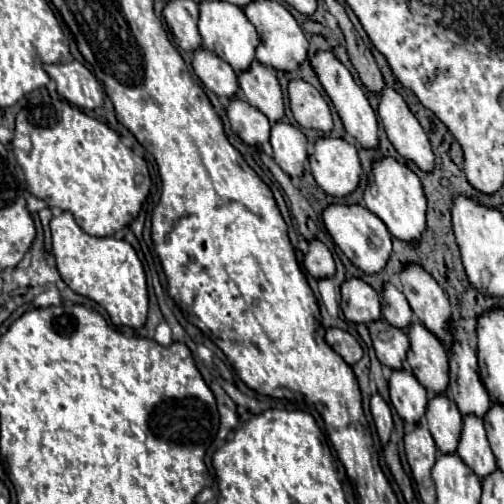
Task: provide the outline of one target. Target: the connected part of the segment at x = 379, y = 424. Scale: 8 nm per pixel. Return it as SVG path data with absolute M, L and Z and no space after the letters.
M379 393L371 395L371 415L379 433L381 443L385 445L389 441L391 429L393 429L393 419L391 419L391 407L385 403L385 399Z

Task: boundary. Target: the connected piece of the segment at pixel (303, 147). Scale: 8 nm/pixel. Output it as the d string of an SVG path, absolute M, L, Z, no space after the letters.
M289 121L271 125L273 159L287 175L301 175L307 163L307 139Z

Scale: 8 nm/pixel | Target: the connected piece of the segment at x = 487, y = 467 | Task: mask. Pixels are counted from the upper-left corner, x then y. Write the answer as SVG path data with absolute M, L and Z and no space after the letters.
M465 415L463 417L463 431L461 439L457 443L459 457L473 469L473 473L483 479L491 471L495 471L497 461L489 447L483 419L477 419L477 415Z

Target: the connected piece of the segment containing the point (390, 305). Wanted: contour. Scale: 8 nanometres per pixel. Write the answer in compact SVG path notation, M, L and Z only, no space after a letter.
M383 283L383 305L381 305L381 315L387 319L391 325L399 329L407 329L413 321L413 311L405 299L405 295L393 285L393 283Z

